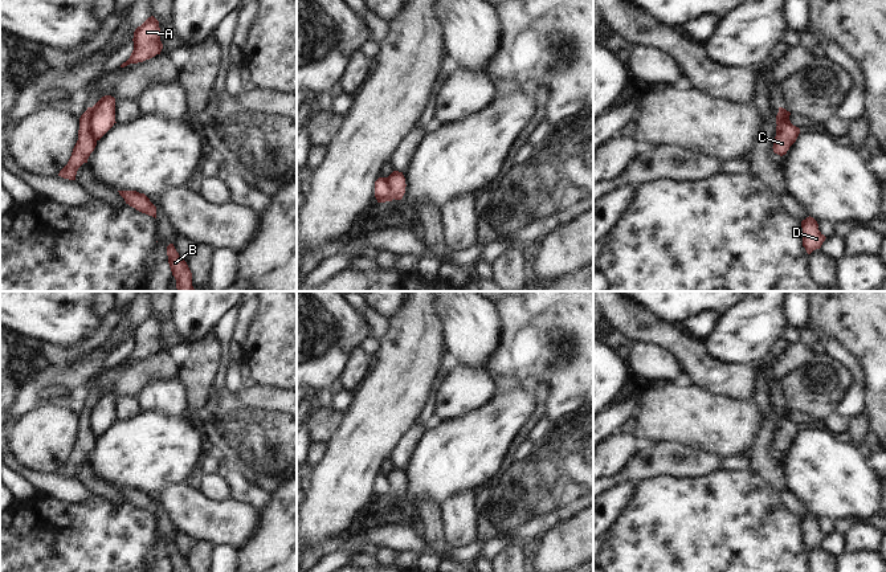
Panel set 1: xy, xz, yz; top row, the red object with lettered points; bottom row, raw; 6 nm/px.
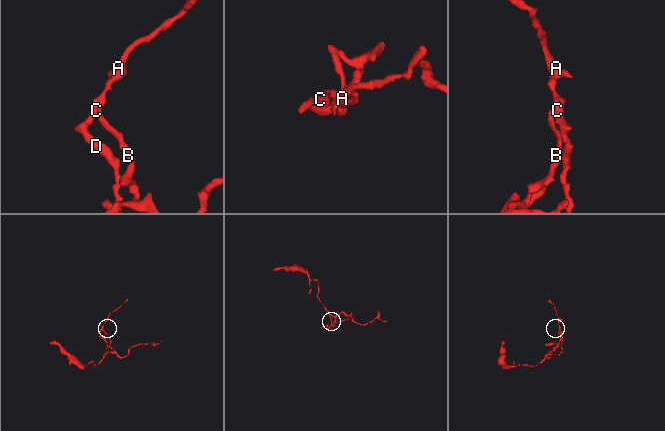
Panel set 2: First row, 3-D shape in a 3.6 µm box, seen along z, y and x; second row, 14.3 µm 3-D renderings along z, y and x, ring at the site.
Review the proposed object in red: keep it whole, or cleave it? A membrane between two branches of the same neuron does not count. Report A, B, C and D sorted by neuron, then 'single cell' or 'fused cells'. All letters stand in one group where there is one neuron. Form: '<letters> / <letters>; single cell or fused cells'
A B / C D; fused cells

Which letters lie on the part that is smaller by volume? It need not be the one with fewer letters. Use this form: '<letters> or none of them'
C, D

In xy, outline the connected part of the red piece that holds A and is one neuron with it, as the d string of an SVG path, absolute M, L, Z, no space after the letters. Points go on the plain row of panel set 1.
M151 312L134 328L134 347L130 355L121 361L124 364L130 360L143 359L160 351L163 340L160 338L159 318Z

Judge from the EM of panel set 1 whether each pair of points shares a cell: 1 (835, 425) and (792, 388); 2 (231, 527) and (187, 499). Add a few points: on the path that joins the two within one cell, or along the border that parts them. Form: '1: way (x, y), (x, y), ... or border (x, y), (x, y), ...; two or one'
1: border (836, 411), (832, 411), (823, 419); two
2: way (220, 521), (208, 519), (197, 510); one

